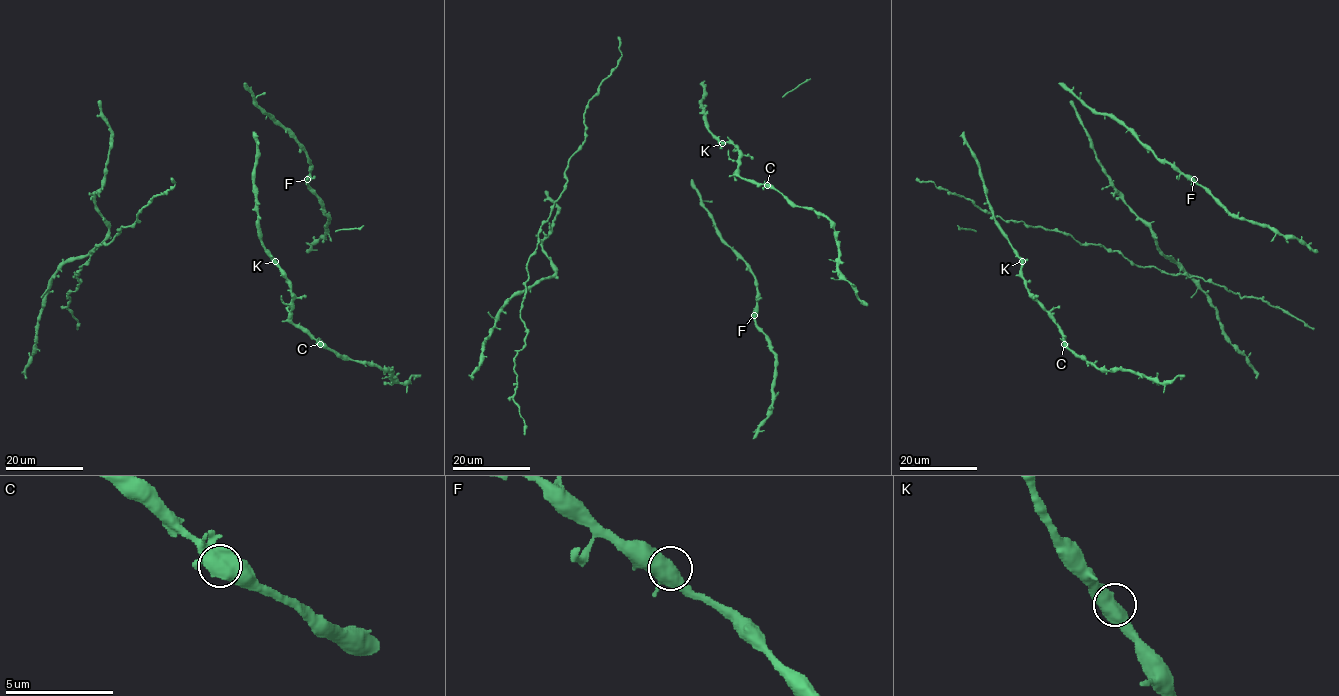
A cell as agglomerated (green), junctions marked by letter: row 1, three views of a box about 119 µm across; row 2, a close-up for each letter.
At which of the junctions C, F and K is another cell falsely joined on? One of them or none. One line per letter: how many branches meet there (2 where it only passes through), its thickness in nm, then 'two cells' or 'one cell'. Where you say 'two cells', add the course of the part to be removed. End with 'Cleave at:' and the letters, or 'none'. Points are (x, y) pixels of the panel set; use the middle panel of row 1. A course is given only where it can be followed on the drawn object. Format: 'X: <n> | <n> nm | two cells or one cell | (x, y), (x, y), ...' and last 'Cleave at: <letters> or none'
C: 3 | 550 nm | one cell
F: 3 | 550 nm | one cell
K: 3 | 550 nm | one cell
Cleave at: none

